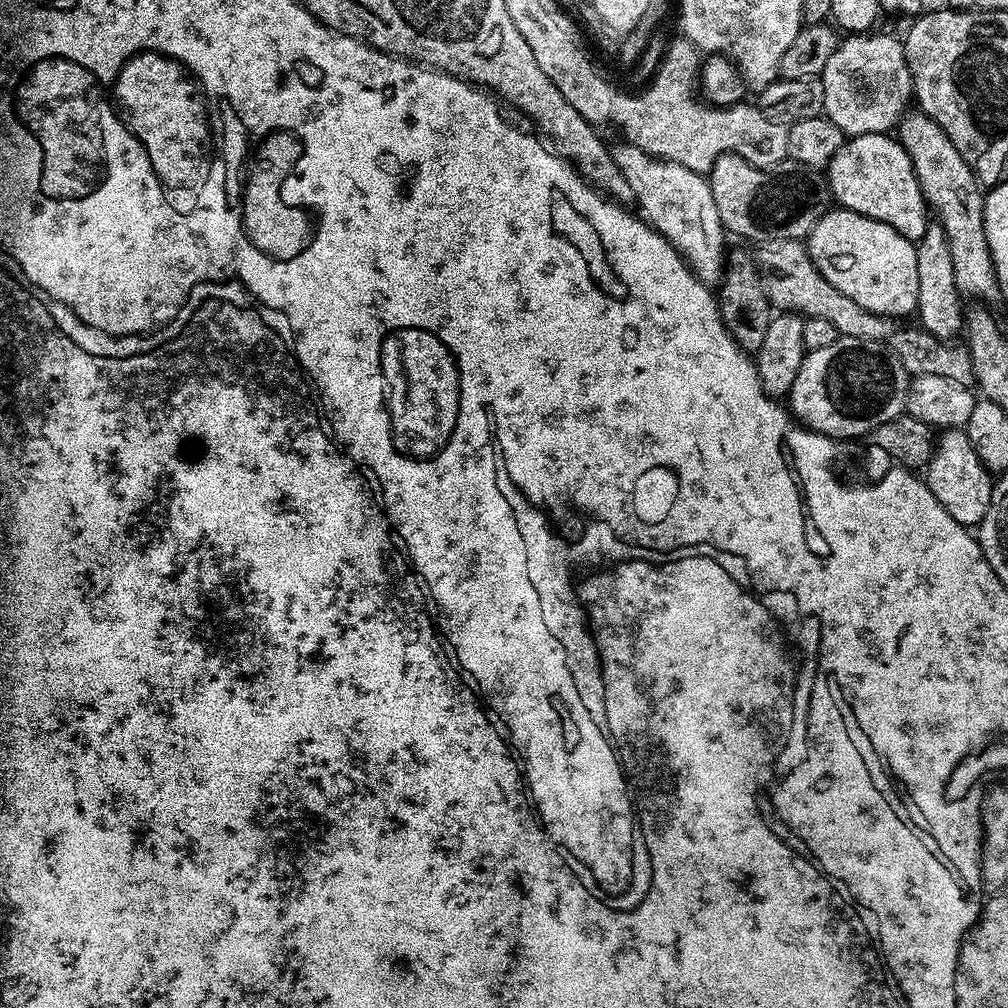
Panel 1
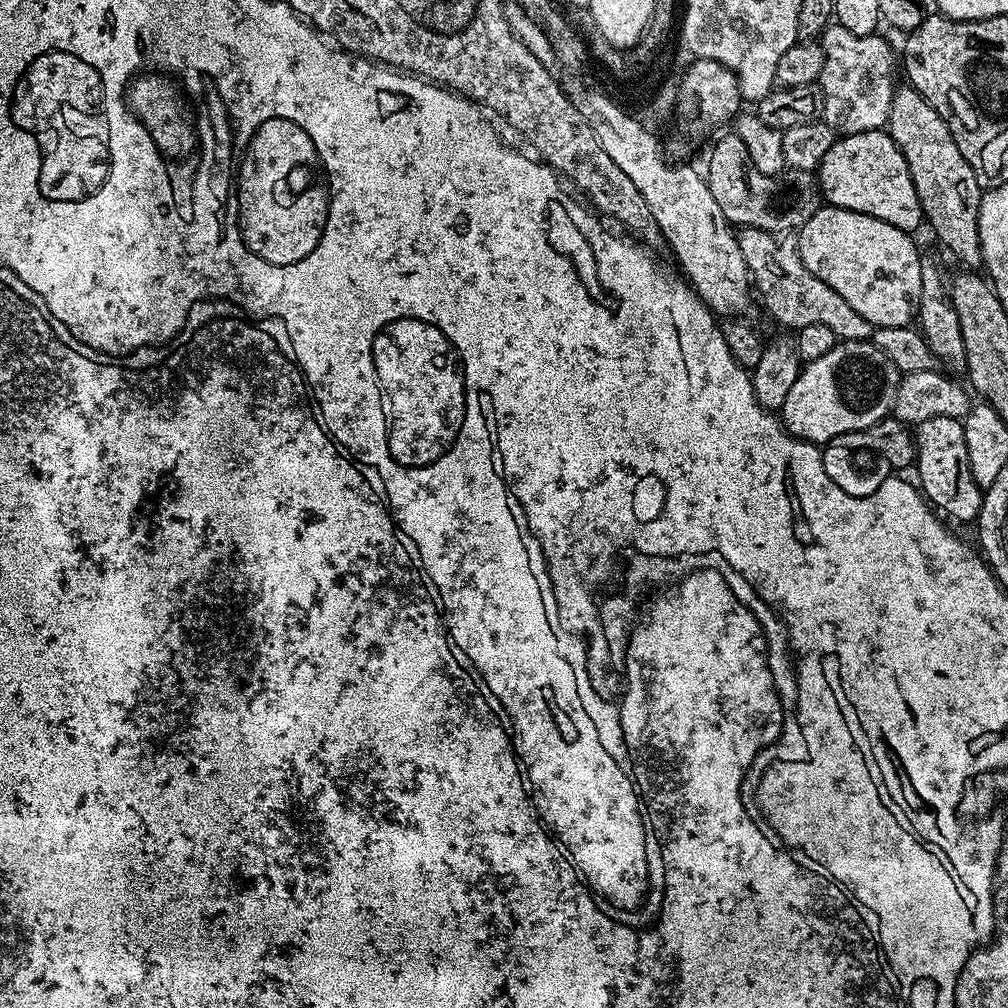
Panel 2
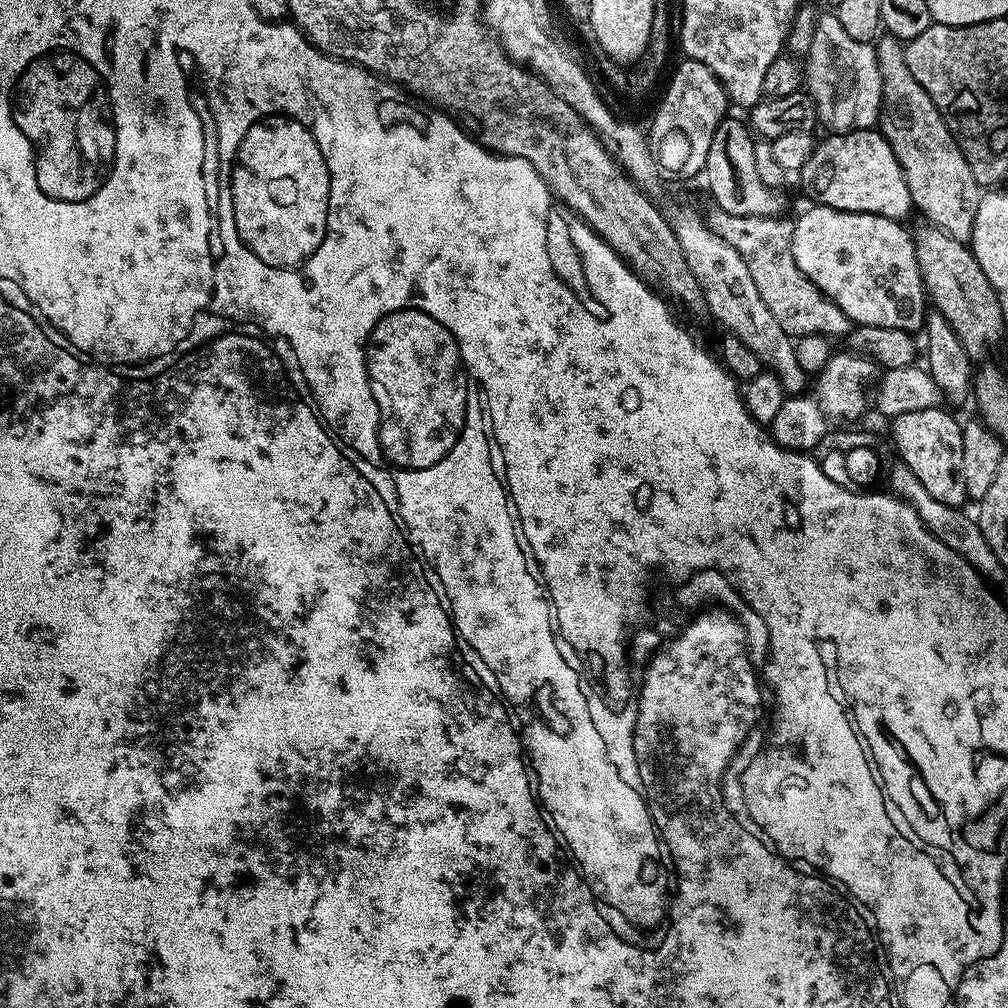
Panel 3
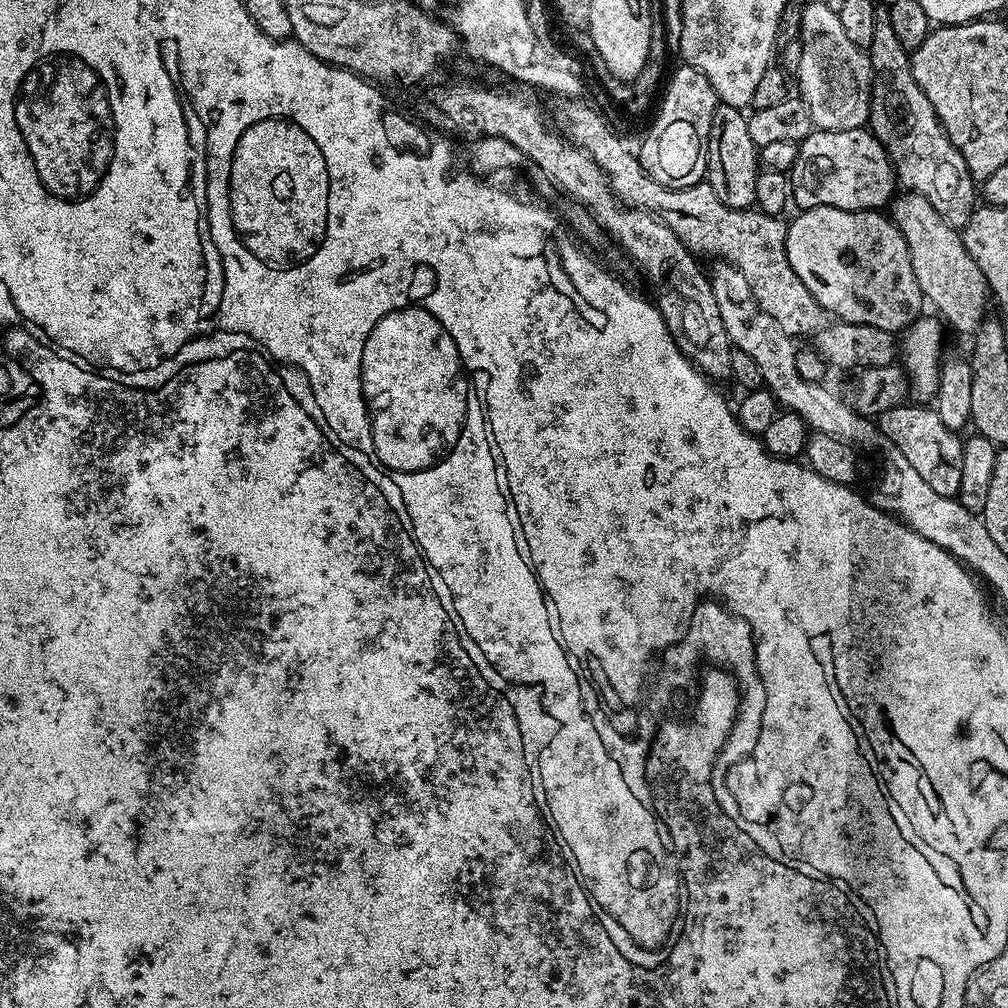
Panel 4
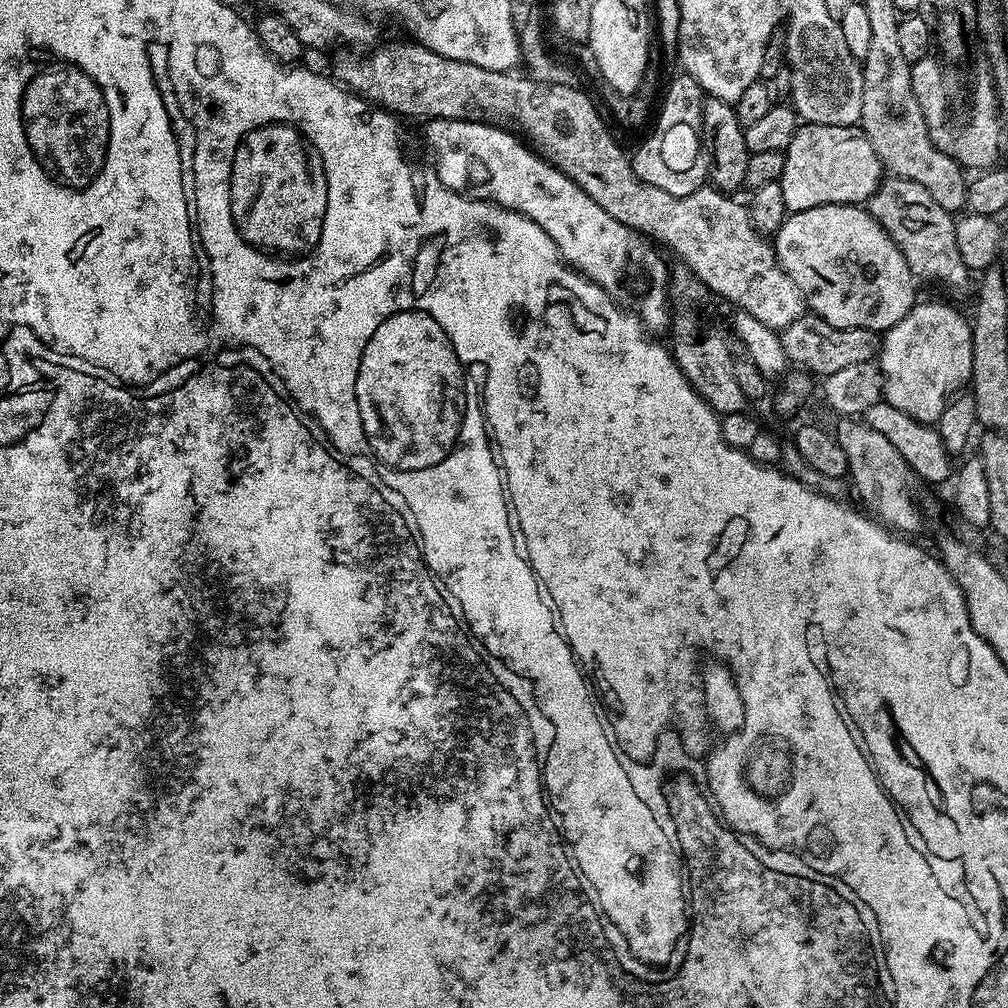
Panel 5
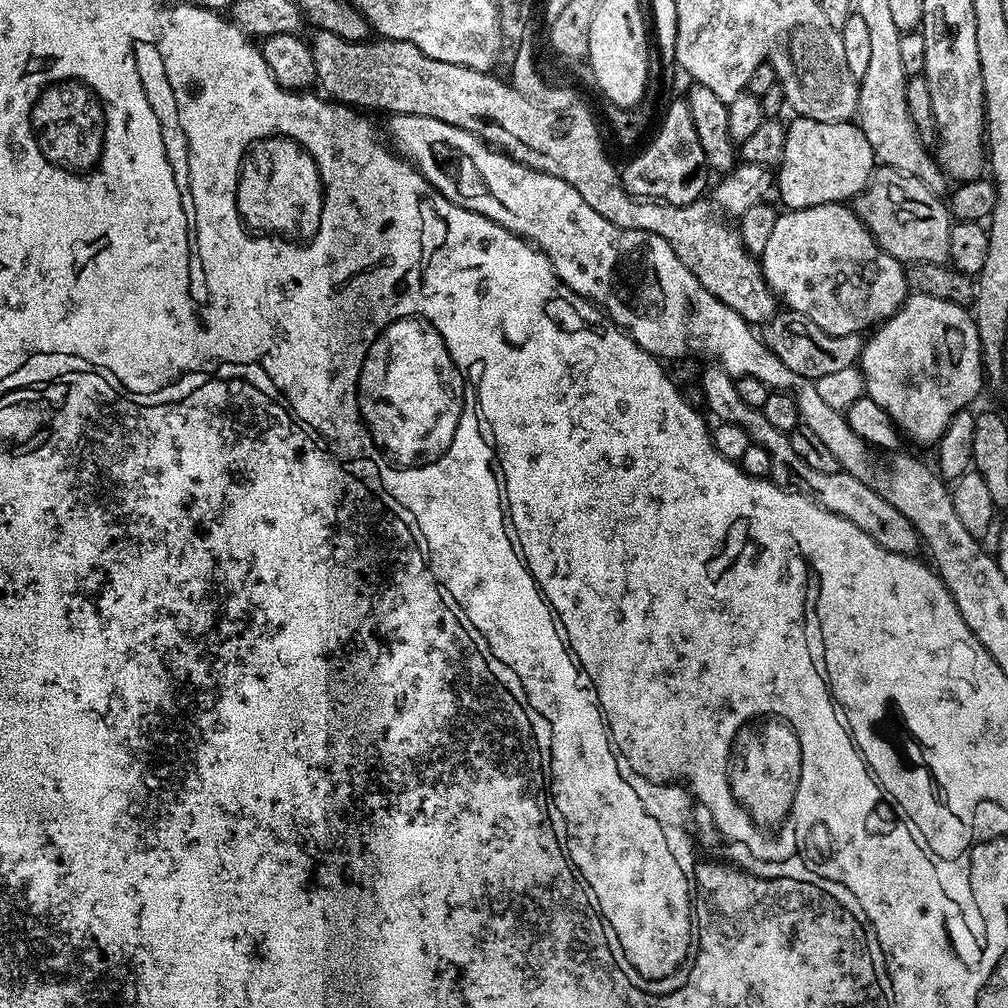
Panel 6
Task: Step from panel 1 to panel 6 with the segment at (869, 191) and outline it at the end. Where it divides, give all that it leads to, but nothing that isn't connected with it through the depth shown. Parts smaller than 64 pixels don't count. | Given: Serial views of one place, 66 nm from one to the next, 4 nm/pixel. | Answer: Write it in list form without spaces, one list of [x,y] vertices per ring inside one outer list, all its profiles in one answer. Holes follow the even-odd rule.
[[[796,116],[793,121],[793,124],[787,125],[786,150],[778,165],[778,192],[780,188],[783,207],[791,210],[851,201],[866,187],[878,164],[874,150],[870,150],[870,142],[866,142],[866,134],[862,134],[860,125],[846,120],[833,124],[818,122],[805,116]]]

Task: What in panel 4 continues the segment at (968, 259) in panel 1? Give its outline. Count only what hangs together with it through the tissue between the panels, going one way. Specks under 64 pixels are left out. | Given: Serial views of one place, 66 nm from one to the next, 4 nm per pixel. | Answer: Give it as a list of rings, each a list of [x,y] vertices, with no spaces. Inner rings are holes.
[[[877,7],[872,45],[867,48],[872,64],[872,97],[867,127],[886,150],[901,189],[917,192],[946,218],[951,228],[962,230],[978,204],[978,184],[972,179],[966,158],[950,142],[930,98],[914,82],[909,49],[898,42],[888,21],[888,8]]]

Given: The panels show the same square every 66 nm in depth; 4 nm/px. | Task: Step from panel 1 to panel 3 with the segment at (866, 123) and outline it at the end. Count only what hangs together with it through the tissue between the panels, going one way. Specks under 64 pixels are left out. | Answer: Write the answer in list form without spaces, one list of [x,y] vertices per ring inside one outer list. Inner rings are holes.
[[[834,14],[821,15],[816,22],[814,40],[806,57],[806,91],[816,103],[819,123],[825,124],[829,133],[877,127],[882,102],[882,74],[878,74],[875,47],[850,38]]]

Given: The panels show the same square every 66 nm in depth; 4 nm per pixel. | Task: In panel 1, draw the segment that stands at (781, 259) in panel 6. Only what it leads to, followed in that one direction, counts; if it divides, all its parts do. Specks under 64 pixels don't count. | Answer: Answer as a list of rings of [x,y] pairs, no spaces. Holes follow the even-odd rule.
[[[833,207],[824,213],[814,226],[814,230],[806,237],[806,247],[814,266],[830,282],[830,286],[842,290],[846,298],[858,302],[862,310],[870,310],[879,316],[897,318],[896,316],[912,316],[918,302],[918,258],[916,245],[898,234],[886,222],[878,222],[869,216],[852,212],[849,208]]]

